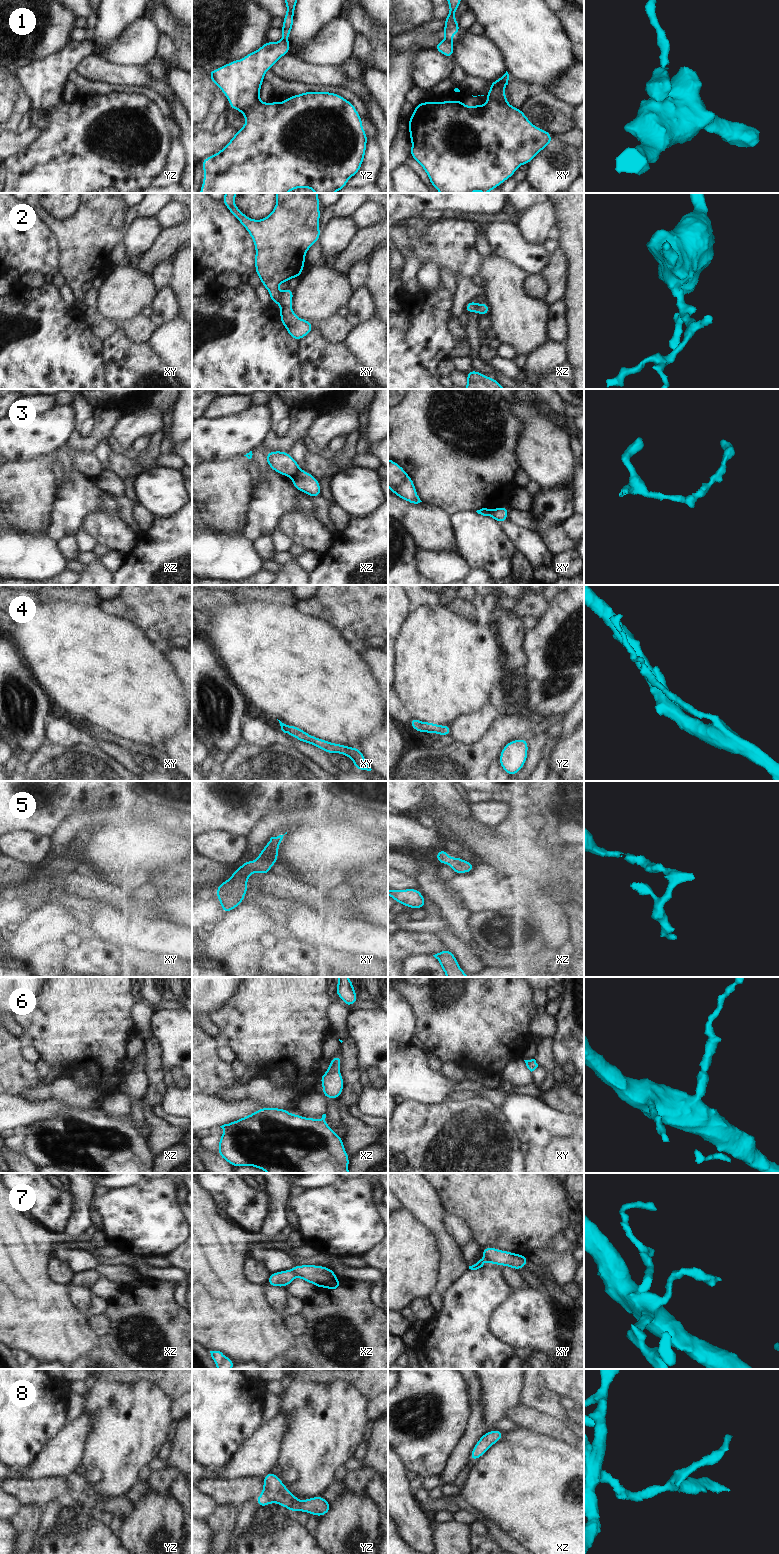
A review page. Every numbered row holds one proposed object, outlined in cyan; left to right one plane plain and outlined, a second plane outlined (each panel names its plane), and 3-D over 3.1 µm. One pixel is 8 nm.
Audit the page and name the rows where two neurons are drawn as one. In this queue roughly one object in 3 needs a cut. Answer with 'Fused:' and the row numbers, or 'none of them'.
Fused: 1, 3, 7

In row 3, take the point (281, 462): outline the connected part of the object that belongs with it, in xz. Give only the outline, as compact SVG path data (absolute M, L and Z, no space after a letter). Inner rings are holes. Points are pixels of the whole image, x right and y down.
M269 451L265 458L270 469L283 476L293 477L300 470L298 461L295 461L289 452Z

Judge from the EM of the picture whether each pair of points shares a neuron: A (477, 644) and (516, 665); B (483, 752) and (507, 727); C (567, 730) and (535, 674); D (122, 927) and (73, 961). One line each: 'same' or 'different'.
A: different
B: same
C: different
D: different

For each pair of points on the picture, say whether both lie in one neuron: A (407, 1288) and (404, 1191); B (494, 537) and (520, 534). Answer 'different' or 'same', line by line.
A: different
B: different

